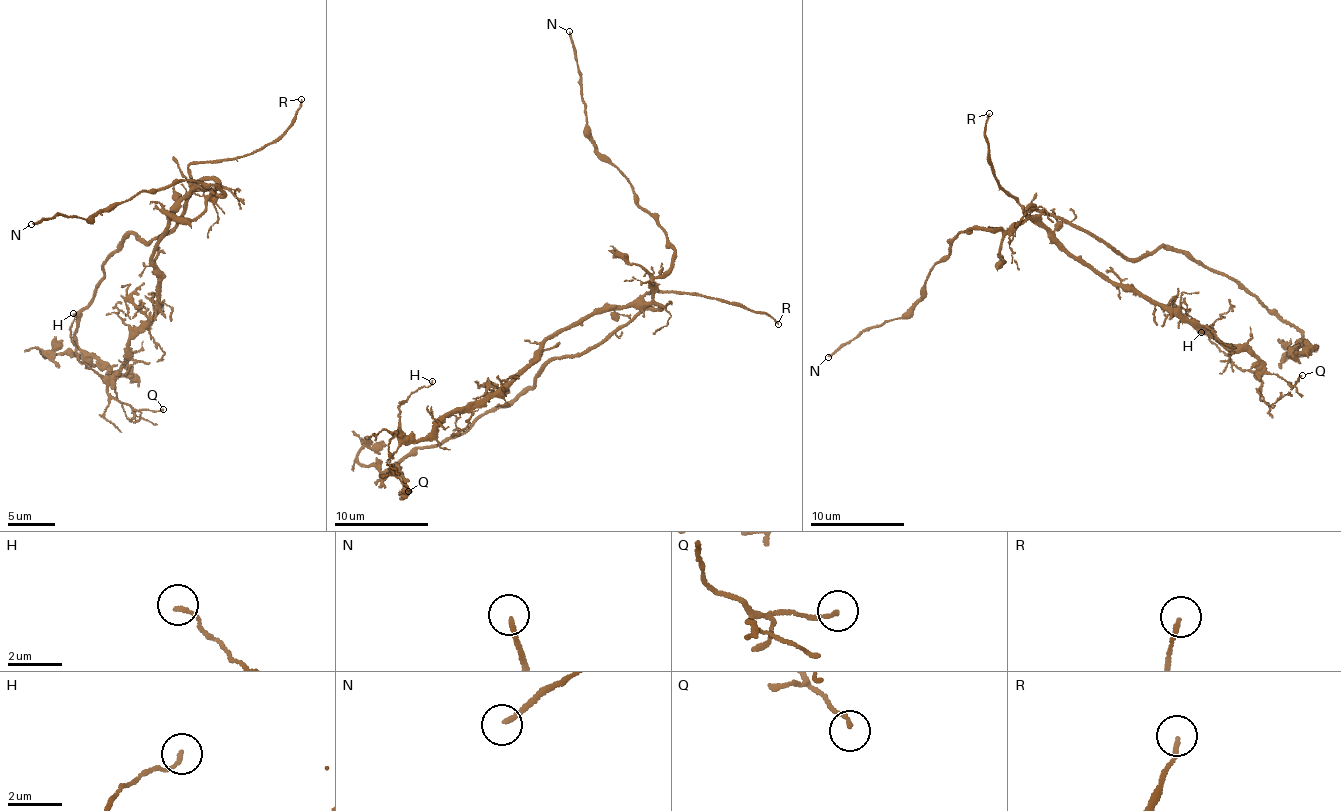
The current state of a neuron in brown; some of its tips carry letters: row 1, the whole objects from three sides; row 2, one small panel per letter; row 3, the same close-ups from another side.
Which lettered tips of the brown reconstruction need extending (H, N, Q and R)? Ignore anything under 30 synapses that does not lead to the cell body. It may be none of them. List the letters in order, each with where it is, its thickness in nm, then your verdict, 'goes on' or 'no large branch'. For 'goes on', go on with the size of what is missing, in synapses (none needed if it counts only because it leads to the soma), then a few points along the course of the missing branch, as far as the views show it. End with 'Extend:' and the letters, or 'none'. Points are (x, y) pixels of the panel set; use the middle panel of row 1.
H: (432, 381) | 110 nm | no large branch
N: (569, 31) | 160 nm | no large branch
Q: (408, 491) | 130 nm | no large branch
R: (778, 324) | 130 nm | goes on
Extend: R

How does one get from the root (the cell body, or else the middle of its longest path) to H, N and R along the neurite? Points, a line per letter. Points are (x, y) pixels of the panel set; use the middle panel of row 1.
H: (631, 321), (636, 308), (606, 306), (566, 328), (505, 387), (414, 440), (401, 429), (398, 406), (432, 381)
N: (631, 321), (650, 304), (673, 246), (659, 220), (638, 203), (628, 178), (597, 150), (569, 31)
R: (631, 321), (638, 313), (642, 295), (673, 290), (733, 301), (768, 314), (778, 324)

